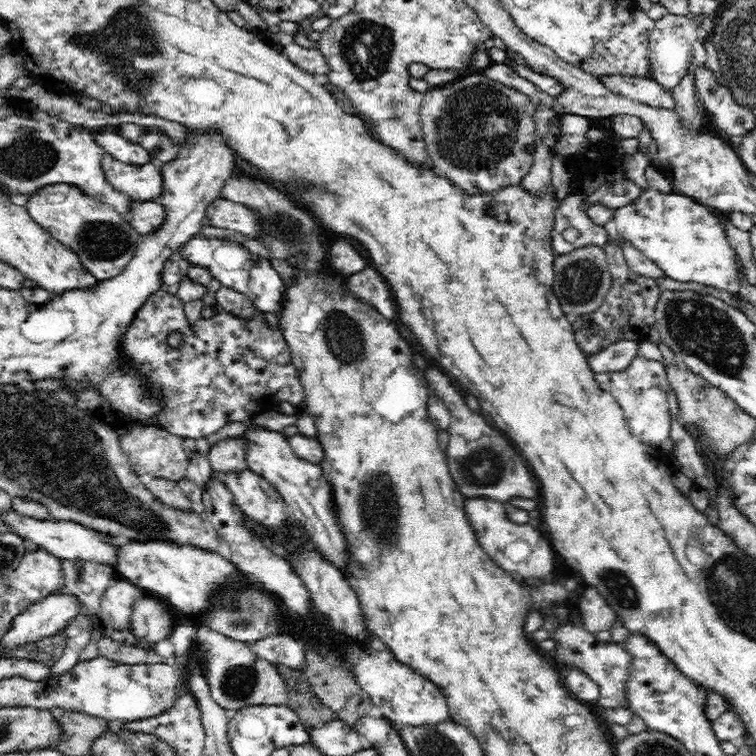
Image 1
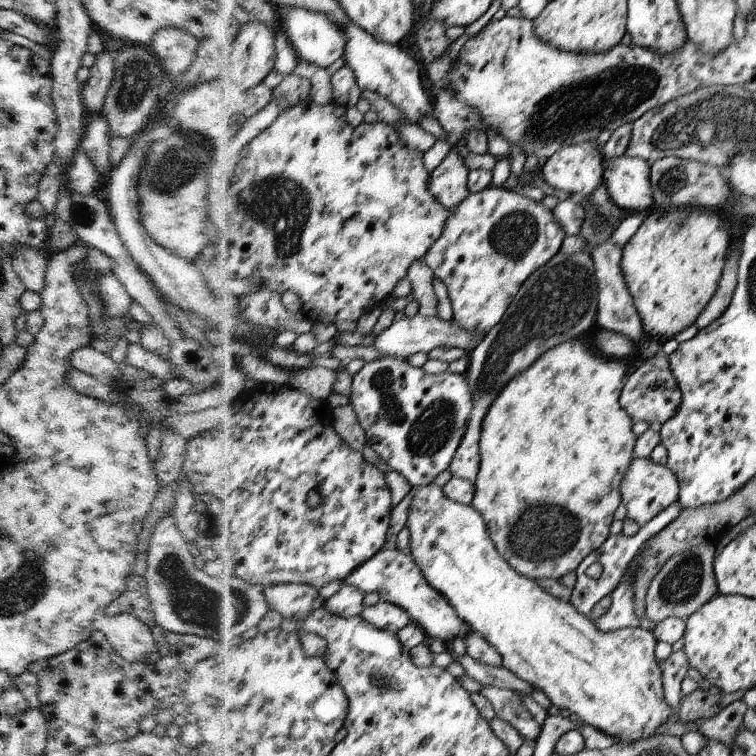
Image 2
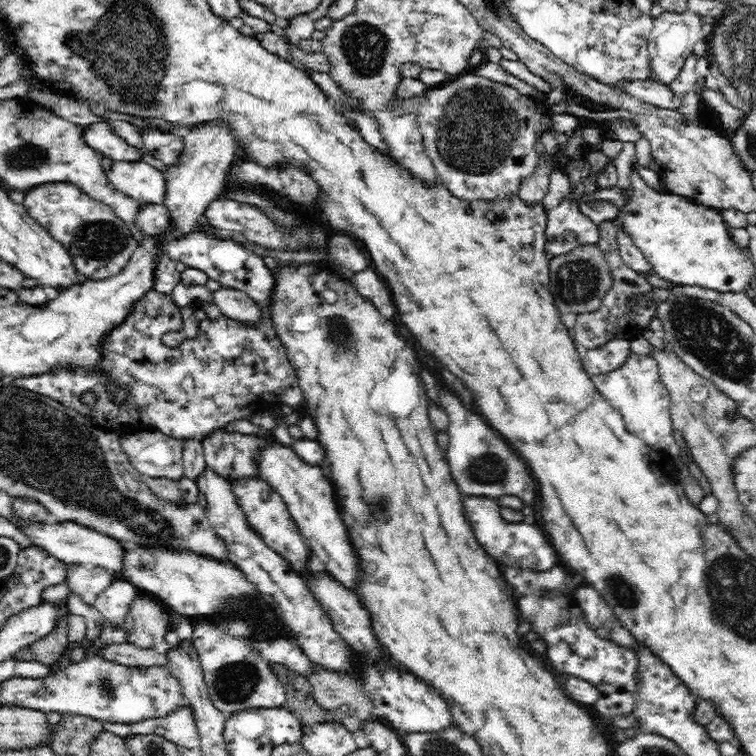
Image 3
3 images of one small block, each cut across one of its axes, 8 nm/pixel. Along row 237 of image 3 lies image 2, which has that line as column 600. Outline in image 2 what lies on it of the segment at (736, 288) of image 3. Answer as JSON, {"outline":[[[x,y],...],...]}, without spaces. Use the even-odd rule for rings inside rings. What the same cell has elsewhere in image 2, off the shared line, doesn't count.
{"outline":[[[431,484],[427,487],[420,487],[416,498],[414,498],[414,506],[410,510],[410,520],[408,523],[410,530],[412,530],[412,555],[416,559],[416,562],[420,564],[422,570],[428,578],[428,582],[432,586],[436,586],[448,600],[450,600],[453,606],[458,608],[460,616],[468,622],[468,626],[472,628],[472,631],[477,632],[480,636],[483,636],[491,645],[496,648],[503,657],[503,667],[506,670],[513,672],[518,678],[530,683],[534,688],[542,690],[551,700],[552,705],[558,706],[565,714],[574,717],[575,719],[584,722],[586,725],[604,732],[606,736],[610,736],[615,743],[626,742],[640,742],[640,740],[646,740],[646,738],[652,738],[656,736],[656,729],[662,724],[672,719],[672,706],[664,698],[663,690],[663,669],[658,664],[658,660],[654,656],[654,648],[657,644],[657,640],[653,635],[653,632],[646,631],[641,627],[628,627],[612,632],[600,632],[594,625],[594,620],[580,614],[576,610],[575,605],[569,601],[560,600],[559,597],[552,596],[551,593],[547,593],[537,581],[529,579],[527,576],[521,575],[516,572],[515,568],[512,568],[511,564],[508,564],[507,559],[496,548],[494,541],[491,539],[490,530],[487,528],[487,524],[484,524],[483,516],[472,505],[467,505],[461,502],[452,500],[447,495],[444,487]]]}

